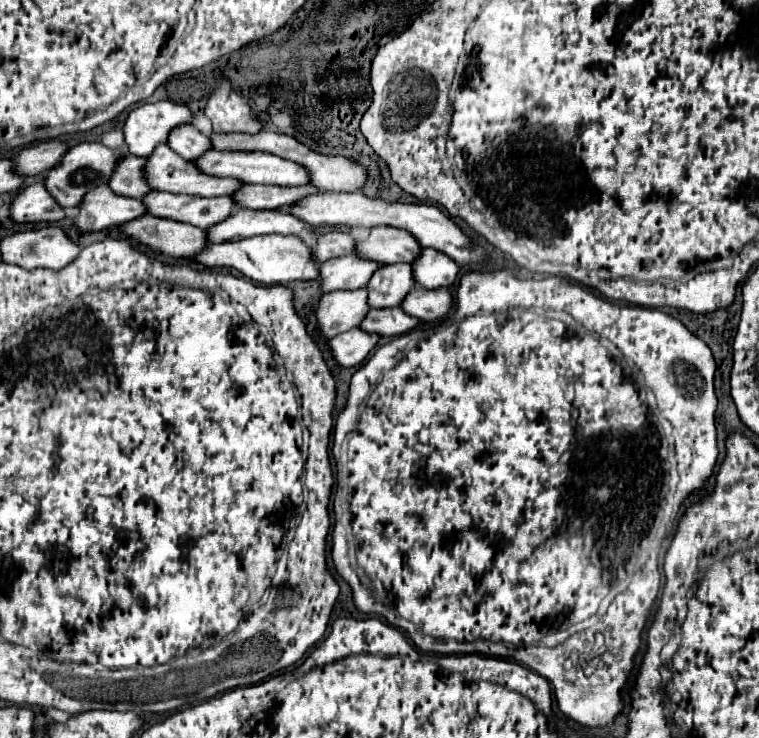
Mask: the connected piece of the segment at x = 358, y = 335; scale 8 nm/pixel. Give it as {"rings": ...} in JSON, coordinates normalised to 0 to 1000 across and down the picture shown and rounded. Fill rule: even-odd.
{"rings":[[[474,444],[445,453],[435,461],[437,480],[451,496],[472,496],[482,488],[487,474],[498,466],[501,455],[493,450],[480,450]]]}

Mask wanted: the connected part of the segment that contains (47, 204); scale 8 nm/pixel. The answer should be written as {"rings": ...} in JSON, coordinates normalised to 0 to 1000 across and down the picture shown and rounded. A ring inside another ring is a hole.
{"rings":[[[55,247],[26,257],[13,279],[13,293],[21,301],[76,301],[82,298],[84,282],[66,266]]]}

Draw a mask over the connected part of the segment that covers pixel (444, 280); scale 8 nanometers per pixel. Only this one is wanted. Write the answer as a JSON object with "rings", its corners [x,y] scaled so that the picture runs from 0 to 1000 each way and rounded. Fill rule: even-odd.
{"rings":[[[559,336],[556,347],[543,358],[545,377],[559,390],[593,390],[601,382],[606,360],[577,339]]]}

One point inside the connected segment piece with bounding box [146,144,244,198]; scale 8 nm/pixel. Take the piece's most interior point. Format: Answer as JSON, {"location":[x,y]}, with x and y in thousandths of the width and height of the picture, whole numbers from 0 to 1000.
{"location":[219,232]}

